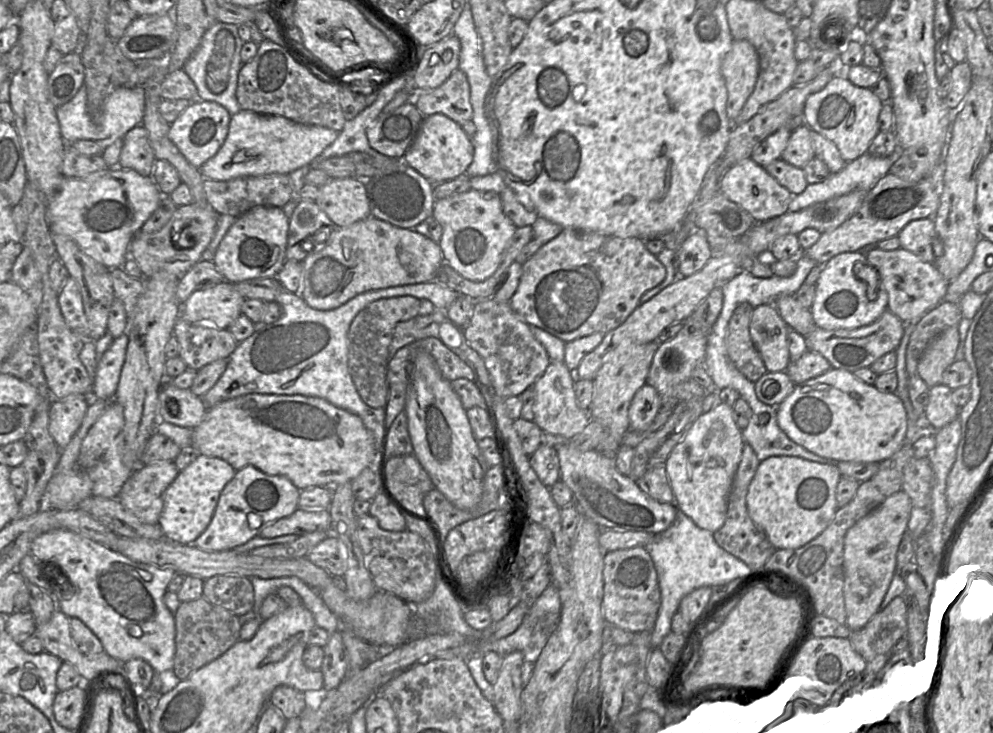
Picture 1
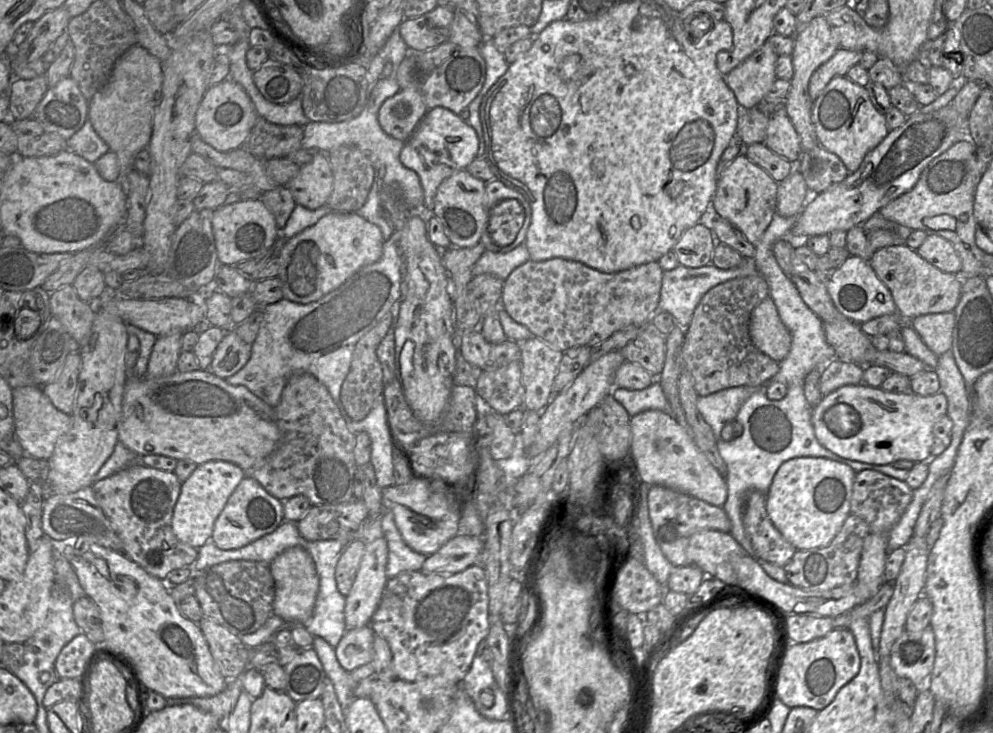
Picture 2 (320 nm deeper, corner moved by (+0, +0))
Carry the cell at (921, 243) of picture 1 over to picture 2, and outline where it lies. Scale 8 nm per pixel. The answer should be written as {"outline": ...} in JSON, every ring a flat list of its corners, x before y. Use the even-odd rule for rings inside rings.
{"outline":[[927,234,924,242,916,249,916,252,939,270,960,275,961,259,948,240,938,235]]}

